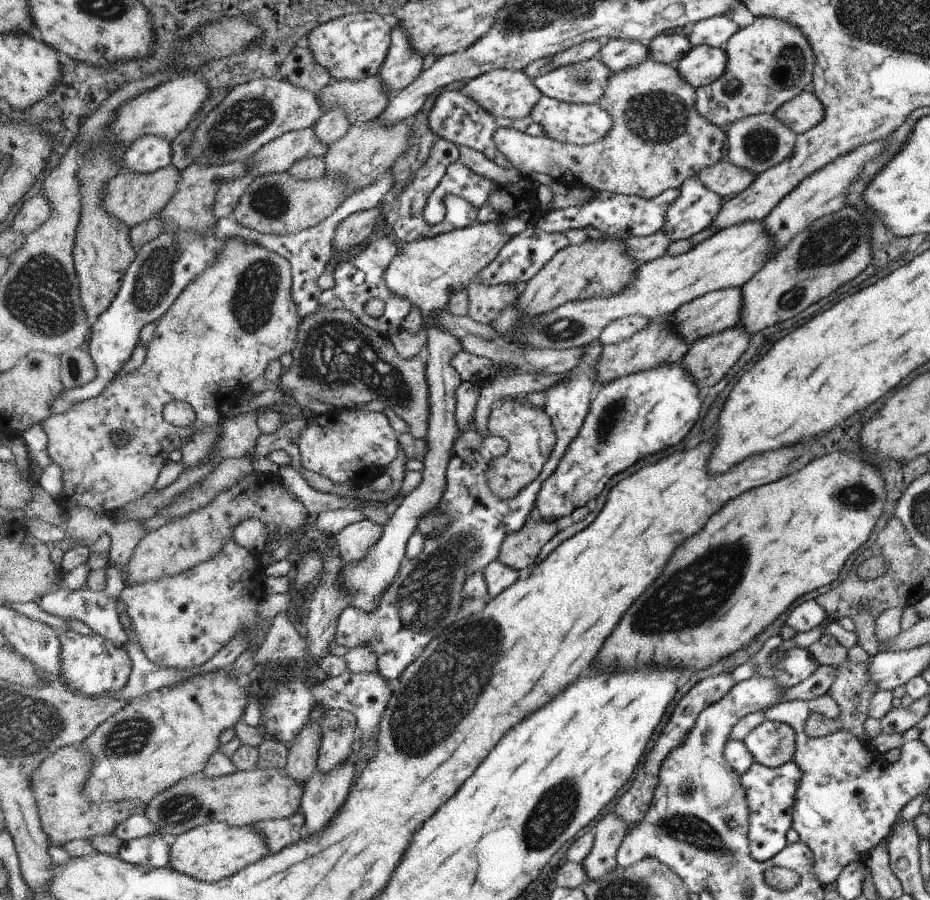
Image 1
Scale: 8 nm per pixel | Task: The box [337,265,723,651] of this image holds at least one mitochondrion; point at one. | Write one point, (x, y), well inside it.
(424, 600)

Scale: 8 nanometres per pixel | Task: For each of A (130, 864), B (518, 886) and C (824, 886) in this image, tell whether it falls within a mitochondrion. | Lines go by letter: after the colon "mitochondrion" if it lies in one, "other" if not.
A: other
B: other
C: other

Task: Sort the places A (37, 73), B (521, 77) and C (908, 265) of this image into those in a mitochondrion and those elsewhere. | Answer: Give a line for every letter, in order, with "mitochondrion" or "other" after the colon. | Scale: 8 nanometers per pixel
A: other
B: other
C: other

